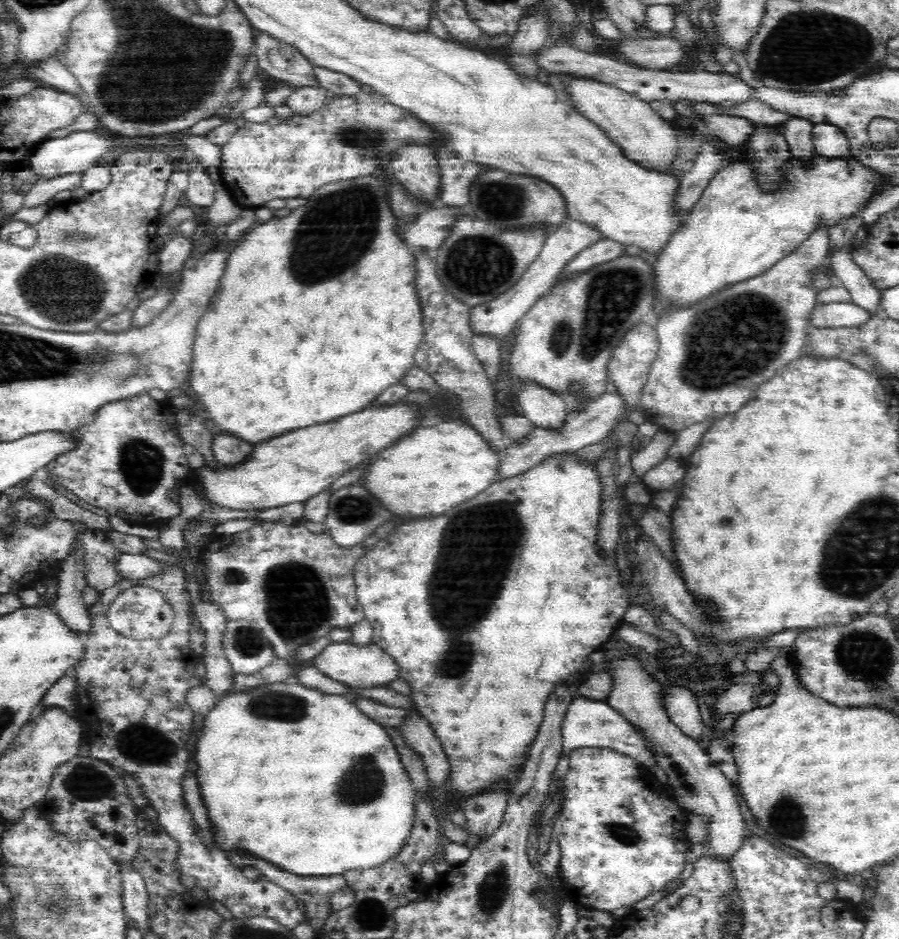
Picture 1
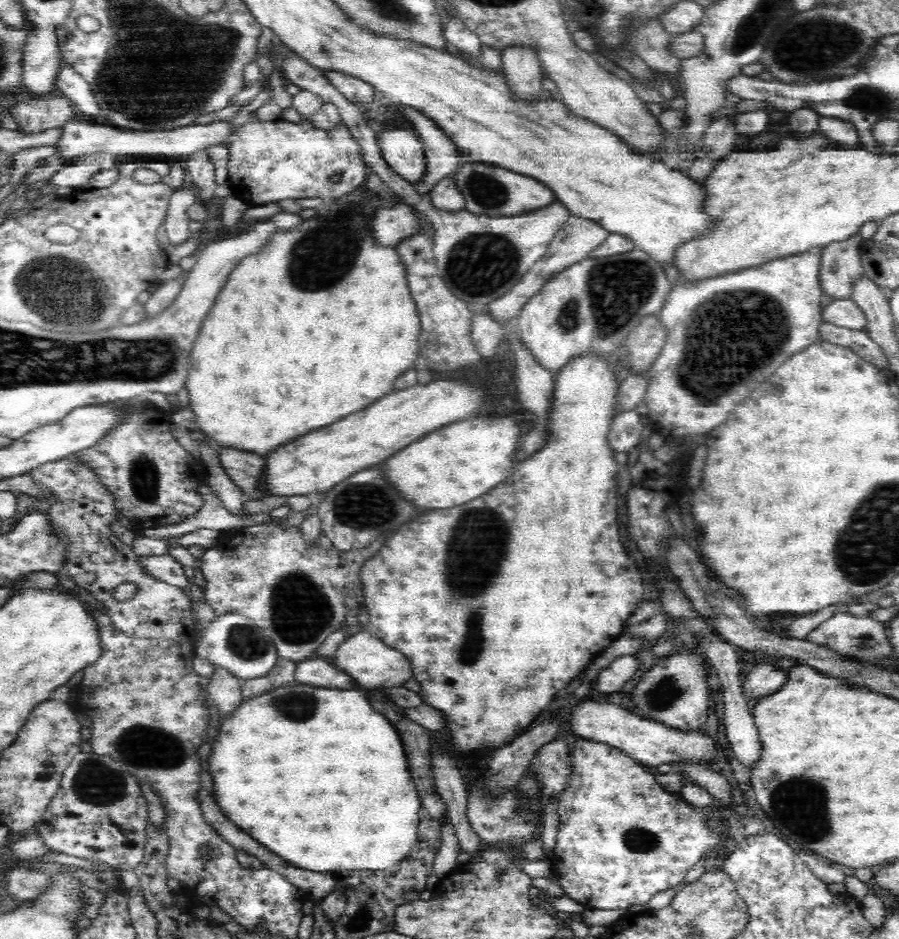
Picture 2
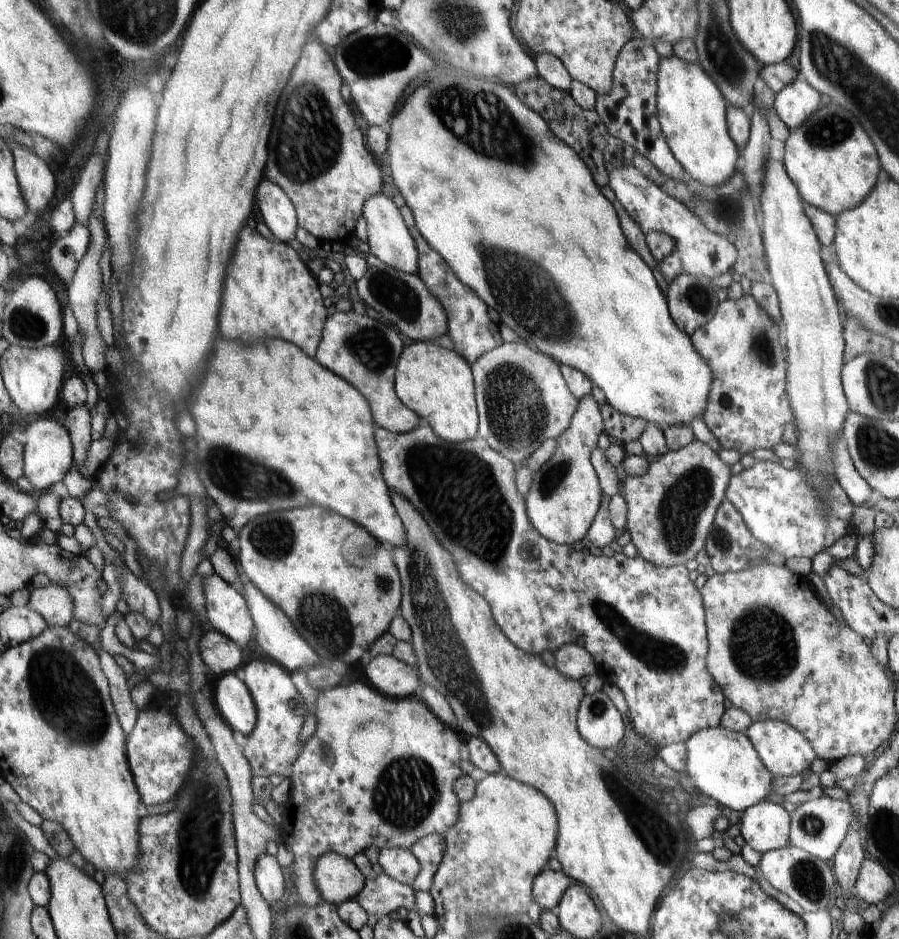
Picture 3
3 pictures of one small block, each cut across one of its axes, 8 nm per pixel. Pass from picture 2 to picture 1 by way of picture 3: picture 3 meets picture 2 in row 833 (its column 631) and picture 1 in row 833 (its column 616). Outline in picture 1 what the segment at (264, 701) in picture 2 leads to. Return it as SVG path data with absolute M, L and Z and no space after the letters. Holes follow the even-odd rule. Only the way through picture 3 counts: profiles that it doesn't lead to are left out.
M297 681L264 683L248 691L228 691L218 698L216 706L206 713L204 728L198 734L198 782L204 794L210 820L214 824L214 844L229 858L229 852L244 850L264 860L270 860L275 868L294 873L300 877L321 877L338 875L356 869L369 869L386 862L400 847L412 830L412 814L417 802L415 788L409 774L401 763L399 752L394 748L384 726L360 712L360 708L346 696L328 696L324 692L306 688Z

